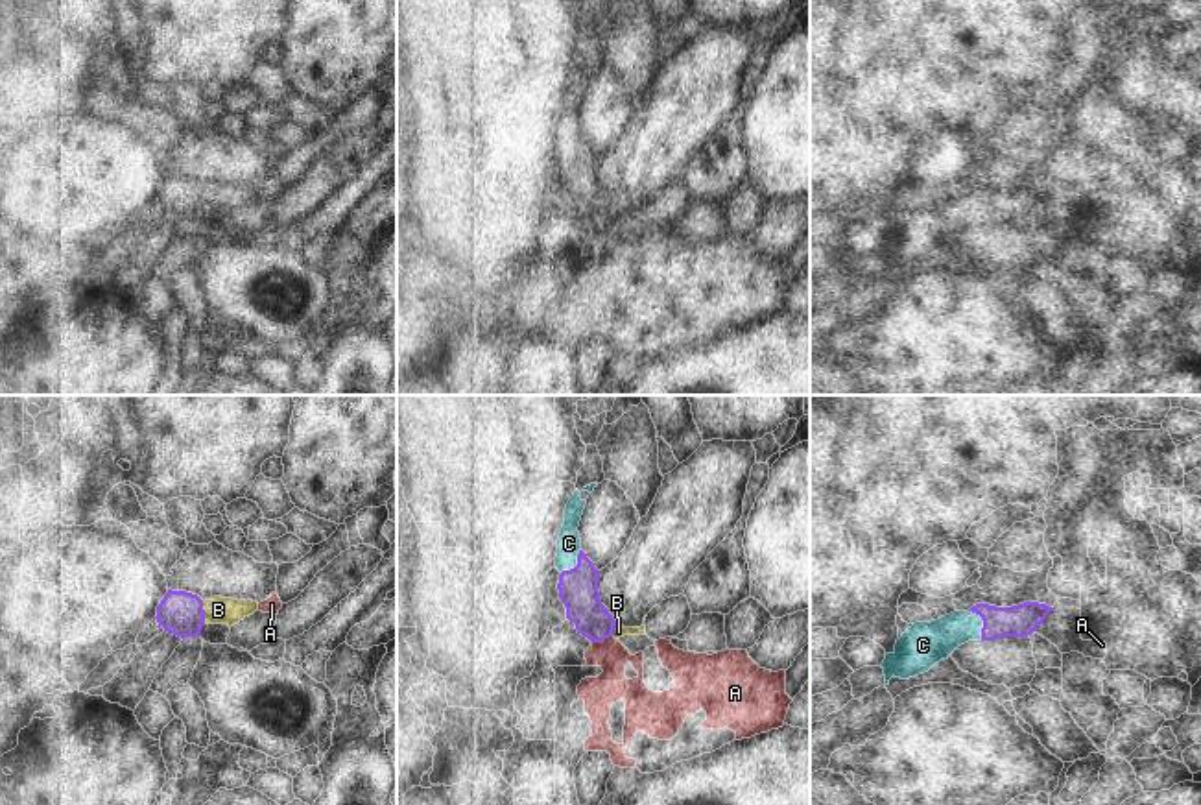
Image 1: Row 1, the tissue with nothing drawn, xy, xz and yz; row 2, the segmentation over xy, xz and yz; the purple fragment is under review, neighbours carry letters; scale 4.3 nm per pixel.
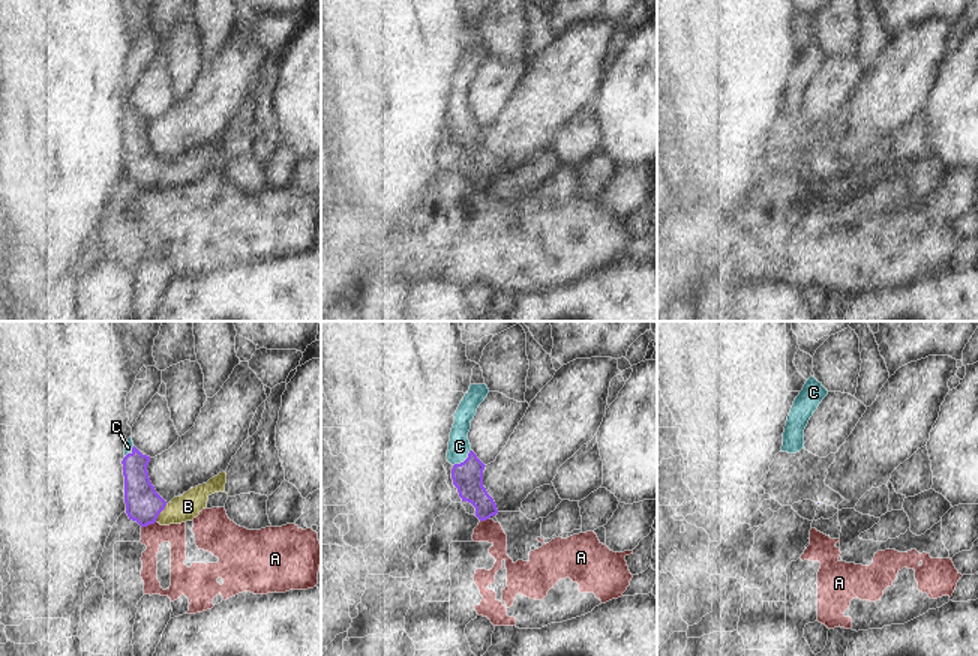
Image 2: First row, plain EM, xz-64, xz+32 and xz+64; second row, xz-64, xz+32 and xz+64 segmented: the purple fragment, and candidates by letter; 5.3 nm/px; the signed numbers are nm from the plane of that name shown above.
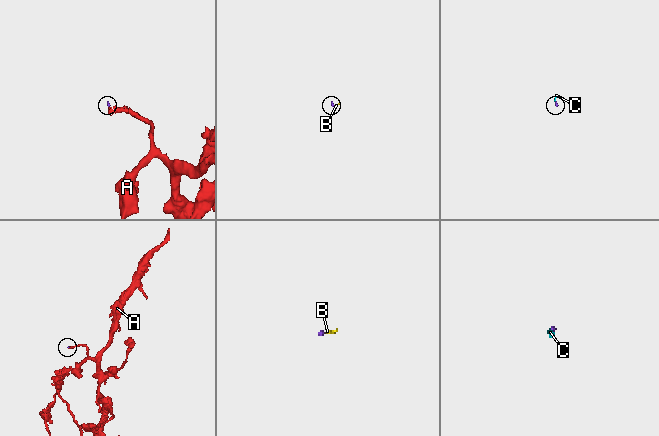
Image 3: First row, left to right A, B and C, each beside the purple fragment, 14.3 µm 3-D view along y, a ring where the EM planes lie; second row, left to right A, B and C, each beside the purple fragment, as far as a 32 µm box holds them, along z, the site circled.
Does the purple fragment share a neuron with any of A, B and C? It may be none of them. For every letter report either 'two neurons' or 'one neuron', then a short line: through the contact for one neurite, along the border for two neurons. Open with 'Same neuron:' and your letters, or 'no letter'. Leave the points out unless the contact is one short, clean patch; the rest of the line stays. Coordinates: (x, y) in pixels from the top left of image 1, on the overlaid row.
Same neuron: B, C
A: two neurons | xz (611, 636), (593, 643)
B: one neuron | xy (181, 613), (203, 613), (218, 610)
C: one neuron | yz (1017, 621), (984, 623), (960, 626), (932, 641)

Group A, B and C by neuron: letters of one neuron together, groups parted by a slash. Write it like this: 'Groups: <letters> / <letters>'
Groups: A / B C

